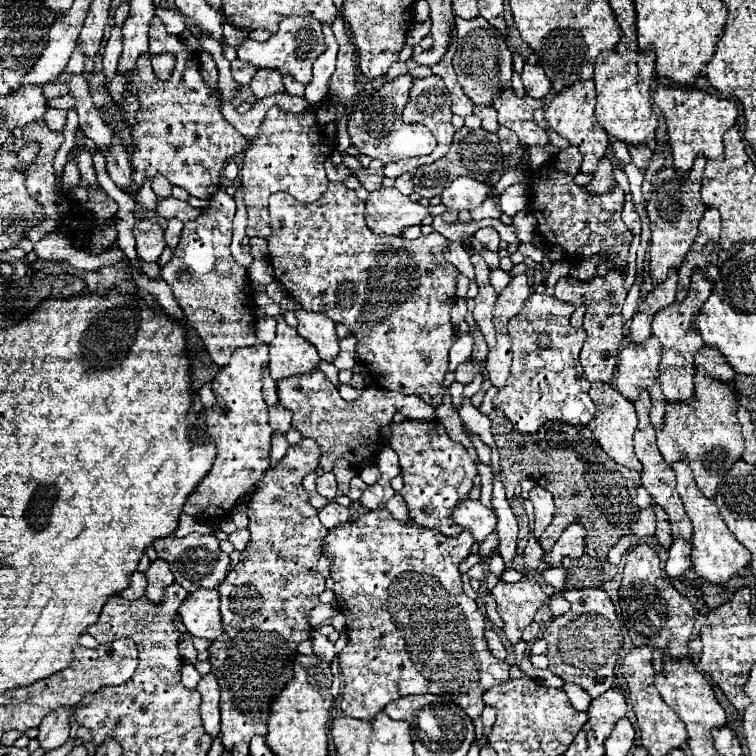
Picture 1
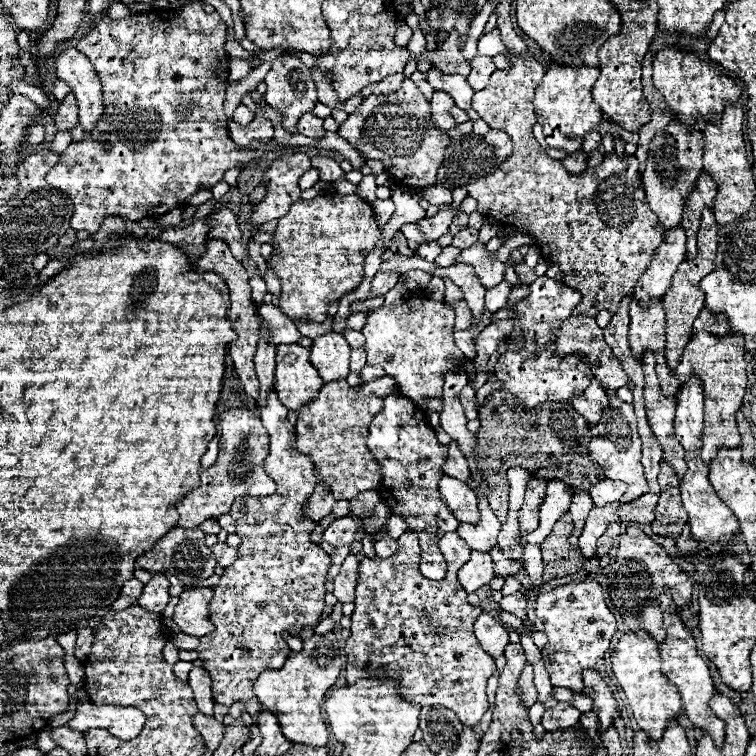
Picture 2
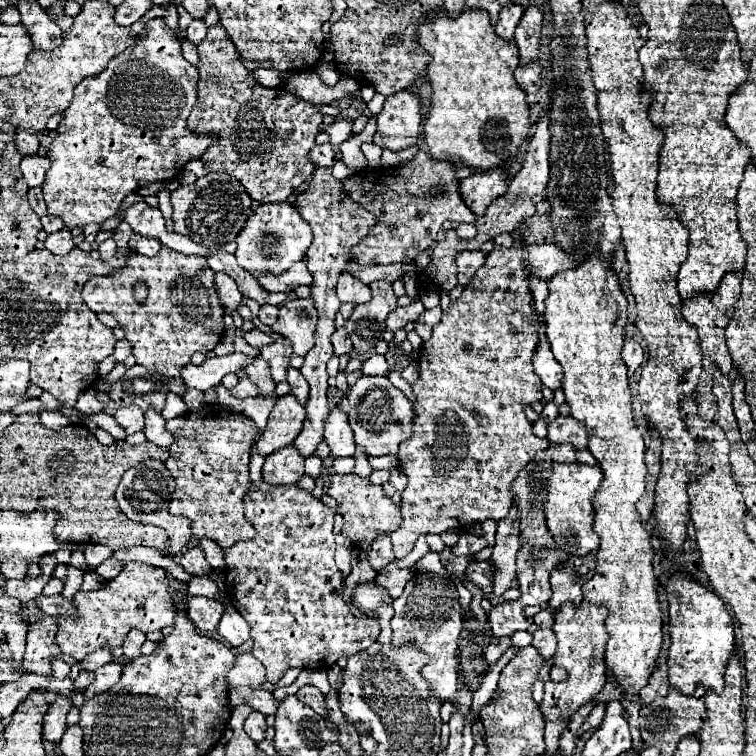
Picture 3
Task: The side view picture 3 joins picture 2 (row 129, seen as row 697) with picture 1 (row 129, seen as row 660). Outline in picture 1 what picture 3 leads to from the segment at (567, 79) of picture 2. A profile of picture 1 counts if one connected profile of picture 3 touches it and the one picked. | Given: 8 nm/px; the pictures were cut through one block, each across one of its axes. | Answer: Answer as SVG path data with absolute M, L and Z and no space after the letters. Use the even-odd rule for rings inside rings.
M582 80L582 82L570 84L562 92L558 92L544 110L544 120L550 124L550 128L554 132L558 132L562 138L570 140L572 146L580 148L580 152L582 152L580 172L582 174L592 174L608 148L608 134L606 134L606 130L602 130L602 126L598 124L598 120L594 116L594 104L596 104L594 82Z

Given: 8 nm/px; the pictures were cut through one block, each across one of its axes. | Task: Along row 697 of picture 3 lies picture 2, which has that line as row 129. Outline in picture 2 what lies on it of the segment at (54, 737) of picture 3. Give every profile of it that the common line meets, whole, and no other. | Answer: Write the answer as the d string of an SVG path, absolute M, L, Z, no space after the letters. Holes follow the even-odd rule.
M72 92L62 100L58 114L54 116L54 124L56 124L56 130L72 130L80 124L78 122L78 106L76 106L76 98Z

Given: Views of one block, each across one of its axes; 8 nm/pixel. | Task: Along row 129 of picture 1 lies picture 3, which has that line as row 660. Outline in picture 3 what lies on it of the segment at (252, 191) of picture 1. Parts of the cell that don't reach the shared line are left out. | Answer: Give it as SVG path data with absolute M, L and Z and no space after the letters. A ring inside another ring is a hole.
M286 484L286 486L274 486L268 492L262 490L252 490L244 496L244 514L246 520L250 520L250 524L256 528L256 536L248 542L236 542L234 546L226 548L226 570L224 570L224 582L226 582L226 598L230 600L230 604L242 614L242 618L250 624L250 638L254 640L254 648L252 654L264 664L266 668L266 680L270 684L276 684L282 674L288 668L308 668L308 670L328 670L338 658L346 656L350 658L352 654L366 650L380 634L380 624L376 618L356 618L352 616L348 604L342 600L342 572L338 570L336 562L334 562L334 510L330 506L326 506L320 498L314 498L308 490L300 488L298 484Z

